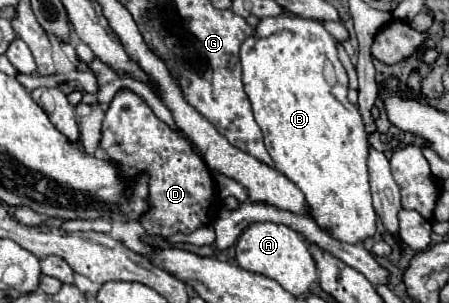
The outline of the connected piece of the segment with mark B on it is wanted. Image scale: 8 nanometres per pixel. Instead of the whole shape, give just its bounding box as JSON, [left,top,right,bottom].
[241,17,377,243]

